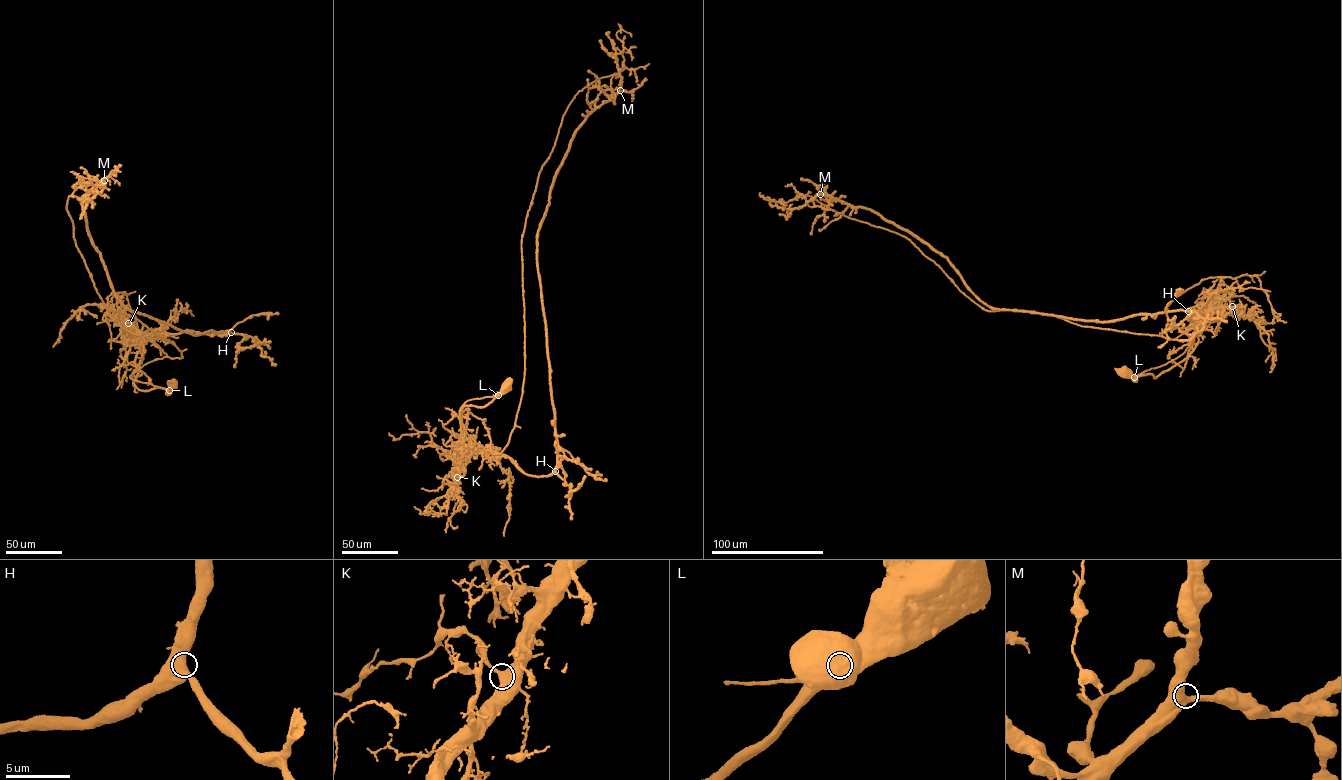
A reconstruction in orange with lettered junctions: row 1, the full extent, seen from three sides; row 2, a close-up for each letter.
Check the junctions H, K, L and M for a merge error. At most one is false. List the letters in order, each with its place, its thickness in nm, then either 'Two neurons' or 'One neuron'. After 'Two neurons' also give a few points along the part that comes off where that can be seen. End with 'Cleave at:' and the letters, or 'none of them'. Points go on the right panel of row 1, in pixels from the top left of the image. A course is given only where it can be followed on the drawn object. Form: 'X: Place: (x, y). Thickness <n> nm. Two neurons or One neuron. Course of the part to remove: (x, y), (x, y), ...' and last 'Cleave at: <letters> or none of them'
H: Place: (1188, 311). Thickness 850 nm. One neuron
K: Place: (1232, 306). Thickness 480 nm. One neuron
L: Place: (1134, 377). Thickness 1300 nm. Two neurons. Course of the part to remove: (1135, 377), (1181, 355), (1193, 339), (985, 310), (904, 236), (809, 196), (765, 199)
M: Place: (820, 194). Thickness 600 nm. One neuron
Cleave at: L

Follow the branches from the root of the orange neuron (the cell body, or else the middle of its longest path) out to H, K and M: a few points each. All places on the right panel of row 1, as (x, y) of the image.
H: (1125, 371), (1156, 378), (1188, 355), (1198, 340), (1199, 319), (1192, 316), (1202, 313), (1188, 311)
K: (1125, 371), (1133, 375), (1151, 374), (1156, 378), (1192, 350), (1198, 341), (1199, 319), (1214, 309), (1232, 306)
M: (1125, 371), (1156, 378), (1183, 360), (1202, 312), (1098, 321), (992, 309), (927, 244), (820, 194)

